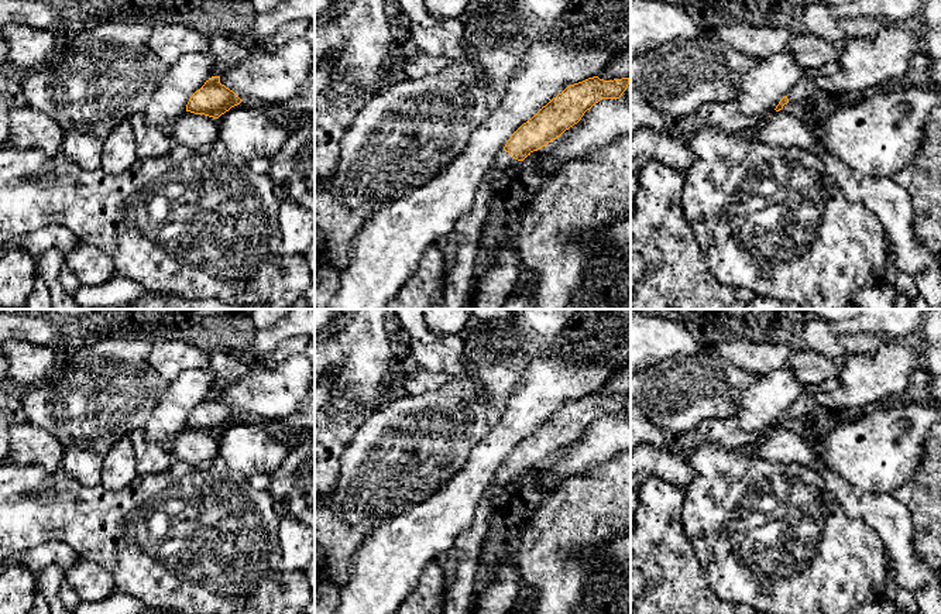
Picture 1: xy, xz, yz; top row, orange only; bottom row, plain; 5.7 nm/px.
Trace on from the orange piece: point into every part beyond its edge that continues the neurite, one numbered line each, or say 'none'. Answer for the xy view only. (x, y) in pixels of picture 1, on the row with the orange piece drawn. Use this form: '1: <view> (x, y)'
none

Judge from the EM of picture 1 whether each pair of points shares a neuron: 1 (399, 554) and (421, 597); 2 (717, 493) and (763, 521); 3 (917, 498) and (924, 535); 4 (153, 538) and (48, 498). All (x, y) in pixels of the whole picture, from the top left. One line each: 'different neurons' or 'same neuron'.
1: different neurons
2: same neuron
3: same neuron
4: same neuron

